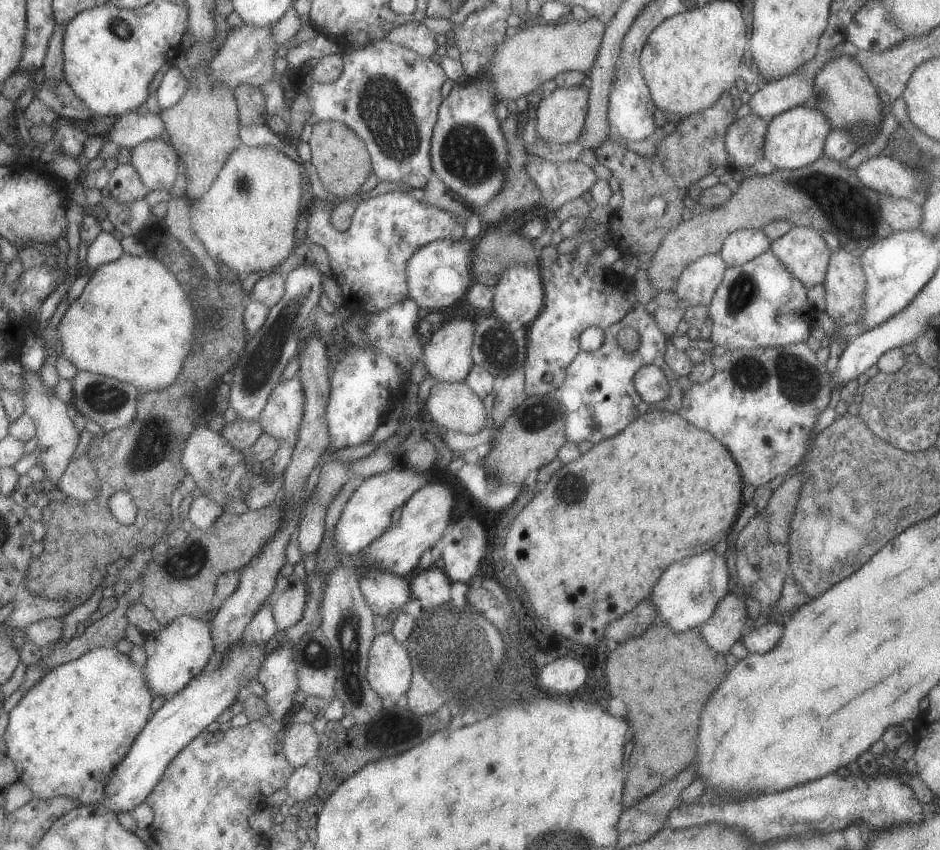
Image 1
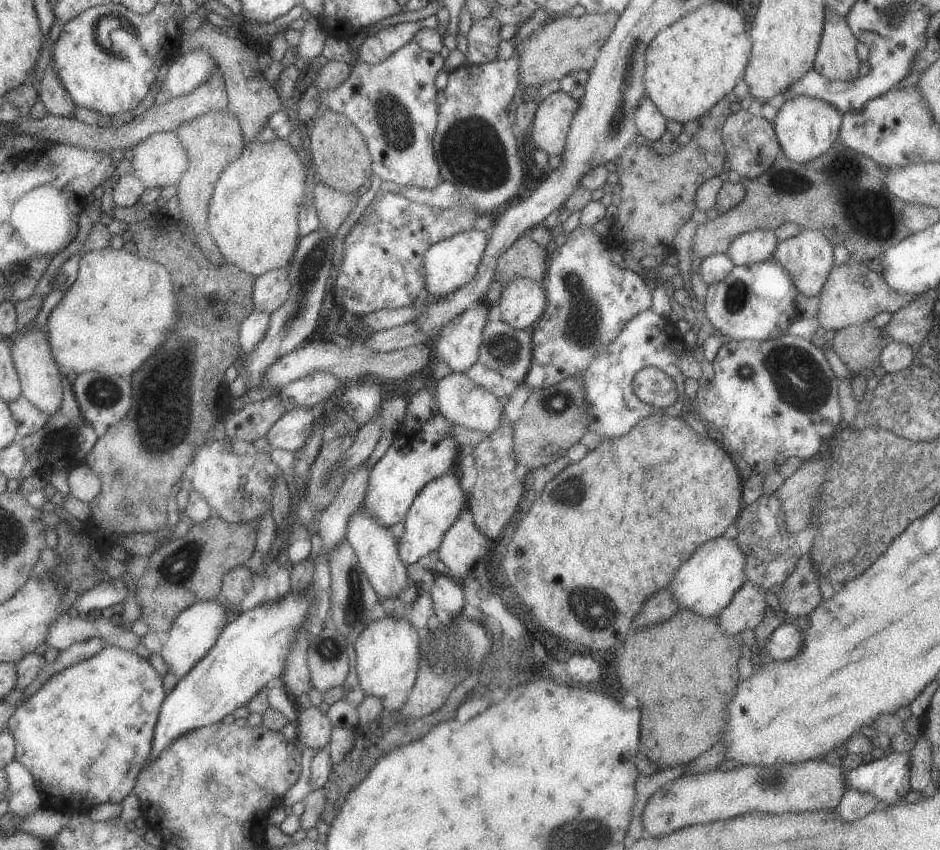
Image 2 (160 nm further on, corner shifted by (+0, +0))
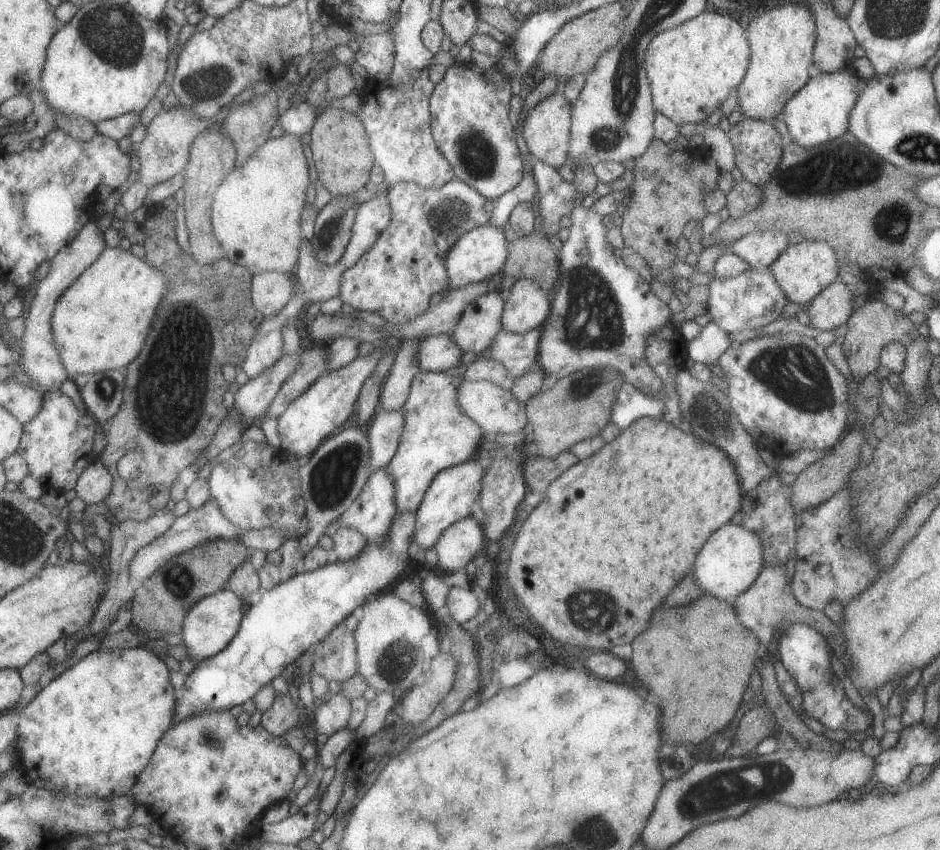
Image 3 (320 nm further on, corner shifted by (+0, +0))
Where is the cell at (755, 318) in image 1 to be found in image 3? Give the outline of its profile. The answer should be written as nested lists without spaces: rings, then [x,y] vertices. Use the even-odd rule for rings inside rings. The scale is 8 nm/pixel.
[[[749,267],[745,272],[733,277],[715,277],[708,287],[706,314],[726,333],[739,332],[747,328],[758,329],[773,320],[778,320],[783,306],[787,303],[769,267]]]

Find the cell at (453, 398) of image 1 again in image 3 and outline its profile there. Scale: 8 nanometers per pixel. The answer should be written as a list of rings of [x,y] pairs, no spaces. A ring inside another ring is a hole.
[[[462,381],[458,384],[457,402],[473,422],[485,433],[489,434],[515,434],[525,432],[528,426],[524,404],[507,389],[497,386],[489,381]]]

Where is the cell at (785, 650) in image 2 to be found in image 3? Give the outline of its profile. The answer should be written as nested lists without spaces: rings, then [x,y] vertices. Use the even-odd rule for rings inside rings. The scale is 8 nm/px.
[[[793,623],[788,625],[779,638],[779,660],[789,676],[795,680],[802,694],[802,709],[806,716],[811,716],[817,720],[820,726],[833,730],[845,730],[846,733],[861,732],[871,725],[871,712],[862,710],[847,699],[843,693],[843,687],[839,679],[833,675],[829,669],[829,645],[826,643],[825,637],[816,629],[810,626]]]

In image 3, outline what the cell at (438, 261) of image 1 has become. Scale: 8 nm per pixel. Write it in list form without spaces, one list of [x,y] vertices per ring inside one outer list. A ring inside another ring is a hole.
[[[488,223],[471,229],[462,234],[457,242],[450,247],[444,258],[445,270],[448,276],[449,288],[467,286],[471,283],[481,283],[493,274],[502,270],[507,258],[507,243],[510,236],[501,227]]]

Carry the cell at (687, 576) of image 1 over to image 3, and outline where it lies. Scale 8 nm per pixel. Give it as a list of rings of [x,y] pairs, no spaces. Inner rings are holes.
[[[727,521],[714,530],[706,538],[701,550],[698,550],[692,575],[702,594],[707,593],[711,597],[731,602],[753,584],[763,566],[762,544],[758,534],[742,527],[741,522],[733,524]]]

